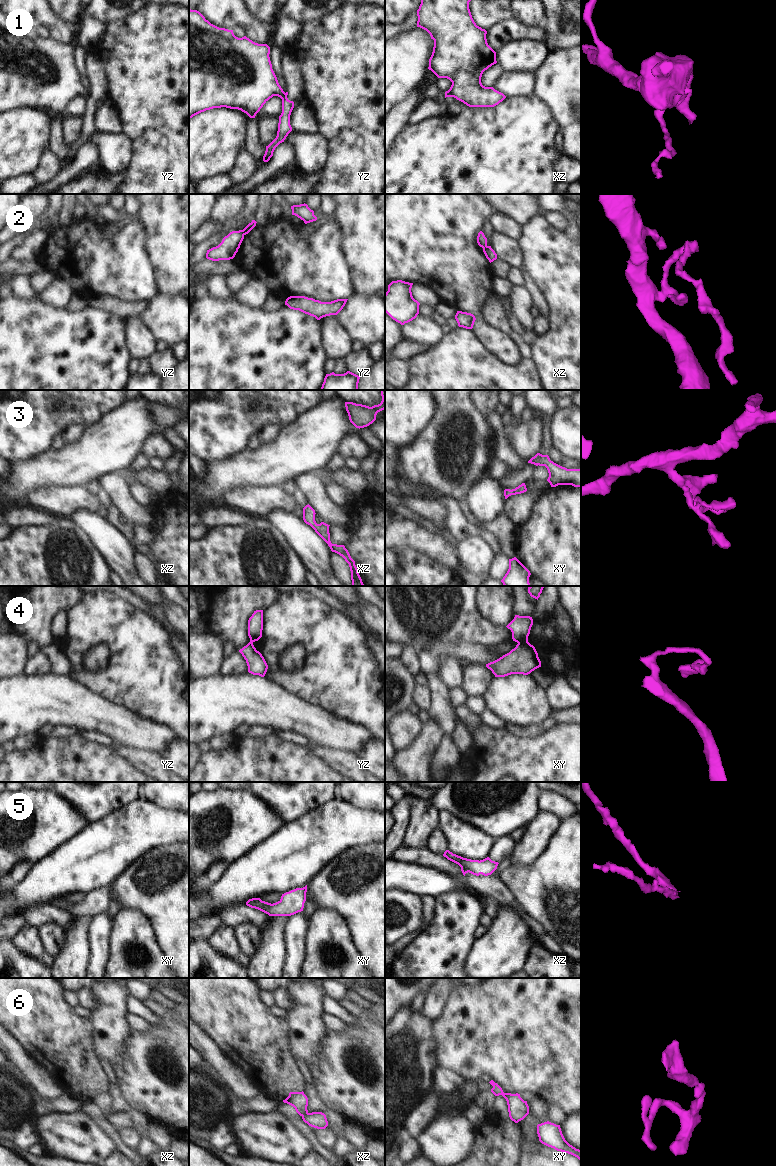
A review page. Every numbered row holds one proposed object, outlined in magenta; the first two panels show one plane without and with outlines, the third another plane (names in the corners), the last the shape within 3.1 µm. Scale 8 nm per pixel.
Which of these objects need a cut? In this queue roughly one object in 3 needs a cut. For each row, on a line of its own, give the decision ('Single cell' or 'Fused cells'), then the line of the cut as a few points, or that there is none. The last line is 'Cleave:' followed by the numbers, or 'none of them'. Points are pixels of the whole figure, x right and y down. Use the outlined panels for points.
1: Fused cells. Split along yz (286, 93), (282, 99)
2: Fused cells. Split along yz (240, 230), (244, 234)
3: Single cell. No split
4: Fused cells. Split along xy (527, 640), (522, 640), (518, 643)
5: Single cell. No split
6: Single cell. No split
Cleave: 1, 2, 4.

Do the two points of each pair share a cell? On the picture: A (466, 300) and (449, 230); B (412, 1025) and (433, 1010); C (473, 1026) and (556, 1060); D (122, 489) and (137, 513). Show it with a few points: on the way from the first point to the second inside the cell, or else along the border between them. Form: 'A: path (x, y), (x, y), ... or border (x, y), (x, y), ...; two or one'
A: path (465, 283), (456, 267), (449, 260), (449, 247); one
B: border (421, 1013), (431, 1021); two
C: path (494, 1027), (523, 1027), (535, 1039); one
D: path (122, 495), (122, 498), (131, 507); one

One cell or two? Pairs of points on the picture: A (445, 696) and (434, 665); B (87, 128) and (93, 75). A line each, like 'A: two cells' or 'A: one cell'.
A: one cell
B: one cell

